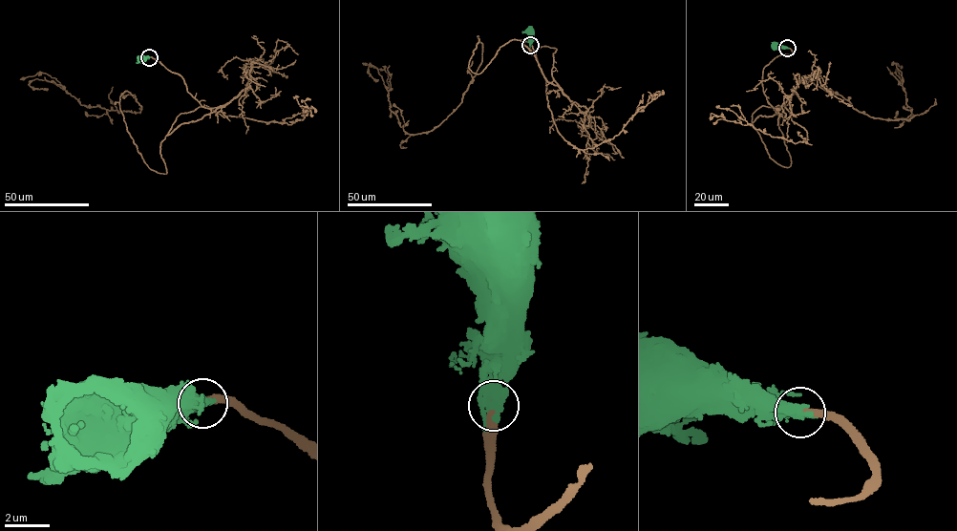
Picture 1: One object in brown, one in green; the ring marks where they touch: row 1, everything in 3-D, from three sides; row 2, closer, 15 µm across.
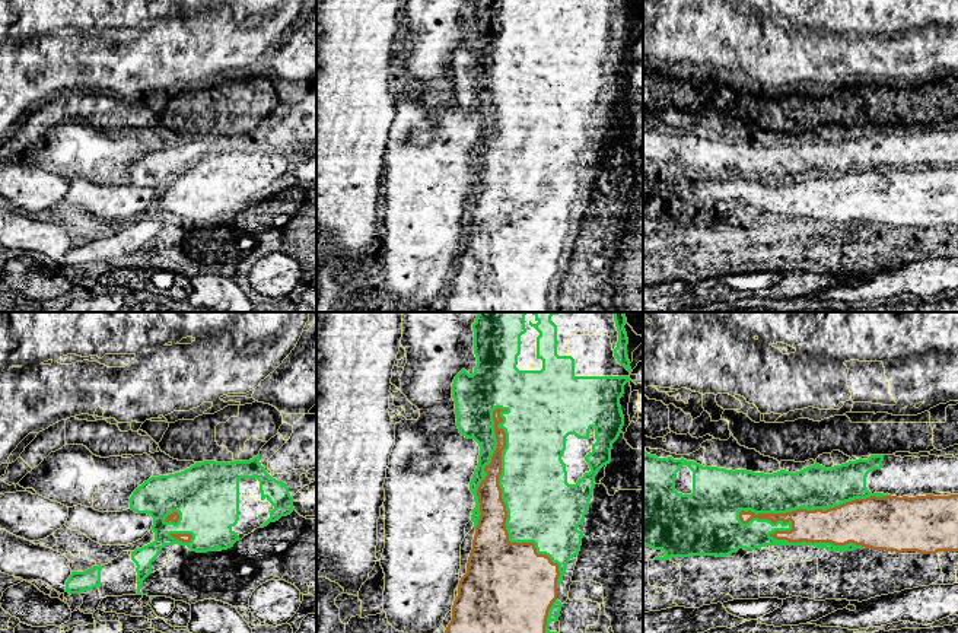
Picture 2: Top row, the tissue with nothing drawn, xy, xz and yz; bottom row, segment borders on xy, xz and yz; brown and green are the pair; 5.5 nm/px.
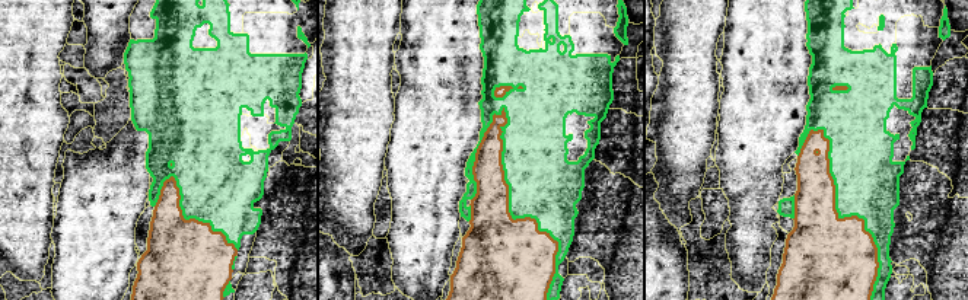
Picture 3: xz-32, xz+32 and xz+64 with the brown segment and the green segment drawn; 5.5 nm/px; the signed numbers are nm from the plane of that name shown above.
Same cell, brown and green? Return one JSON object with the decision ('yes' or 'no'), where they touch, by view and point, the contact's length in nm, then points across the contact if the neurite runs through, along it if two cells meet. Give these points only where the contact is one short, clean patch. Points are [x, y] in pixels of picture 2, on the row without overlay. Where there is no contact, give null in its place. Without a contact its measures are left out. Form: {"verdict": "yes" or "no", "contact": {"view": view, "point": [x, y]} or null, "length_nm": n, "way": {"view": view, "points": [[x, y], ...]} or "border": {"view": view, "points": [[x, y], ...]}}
{"verdict": "yes", "contact": {"view": "xz", "point": [506, 184]}, "length_nm": 1050}

